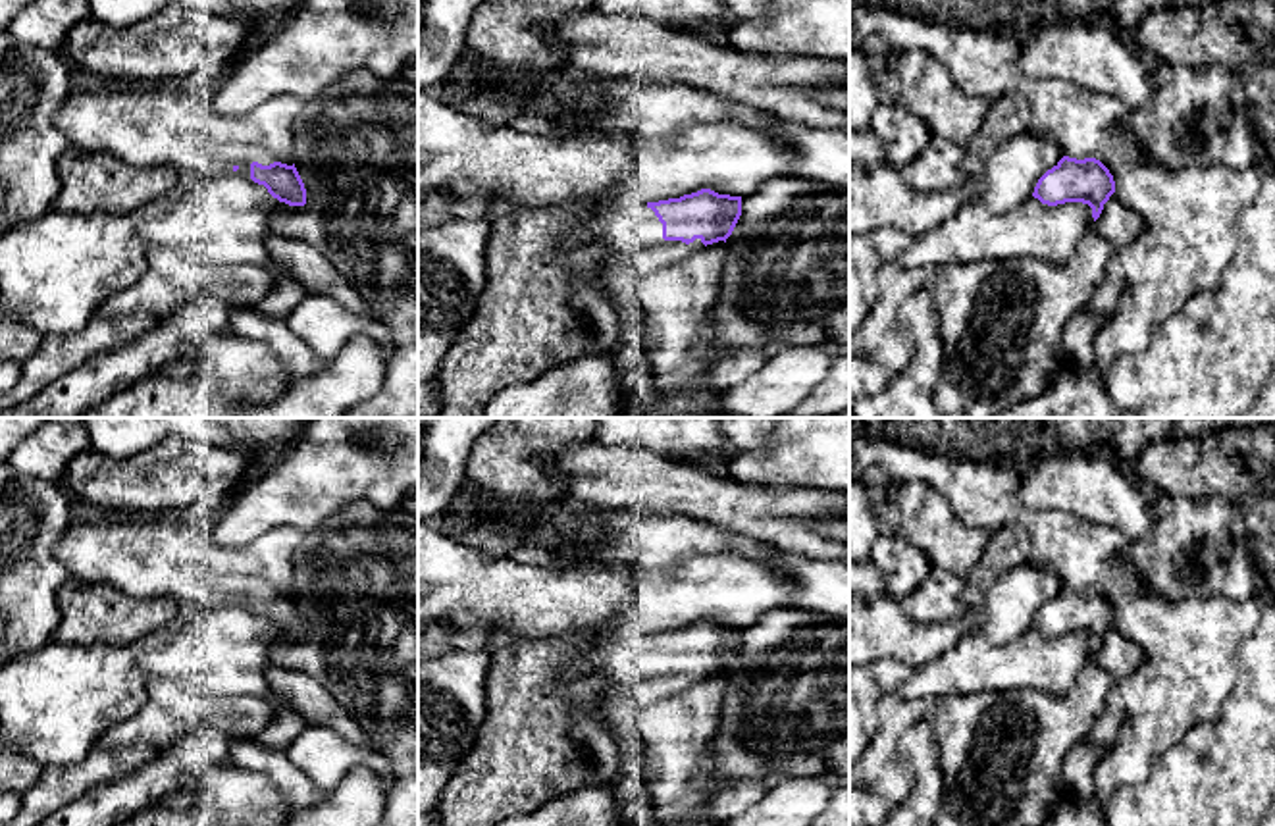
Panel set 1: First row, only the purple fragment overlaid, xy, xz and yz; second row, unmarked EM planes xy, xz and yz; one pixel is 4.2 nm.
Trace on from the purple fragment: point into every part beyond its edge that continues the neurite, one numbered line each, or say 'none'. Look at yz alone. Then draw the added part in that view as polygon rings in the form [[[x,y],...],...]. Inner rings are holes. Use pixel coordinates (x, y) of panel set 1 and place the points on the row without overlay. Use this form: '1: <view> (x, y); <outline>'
none

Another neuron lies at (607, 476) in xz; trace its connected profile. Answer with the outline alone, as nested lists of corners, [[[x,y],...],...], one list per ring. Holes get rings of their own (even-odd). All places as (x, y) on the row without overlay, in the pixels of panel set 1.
[[[593,441],[559,456],[535,456],[535,462],[557,476],[564,476],[568,497],[582,504],[609,510],[645,508],[666,516],[678,514],[724,533],[763,541],[780,553],[803,555],[819,562],[849,562],[849,493],[740,483],[732,476],[720,478],[643,447],[597,445]],[[820,520],[836,520],[842,533],[838,537],[822,535],[815,526]]]

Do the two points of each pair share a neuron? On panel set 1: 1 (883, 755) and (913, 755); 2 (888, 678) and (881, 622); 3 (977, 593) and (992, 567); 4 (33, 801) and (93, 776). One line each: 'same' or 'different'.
1: different
2: different
3: same
4: same

